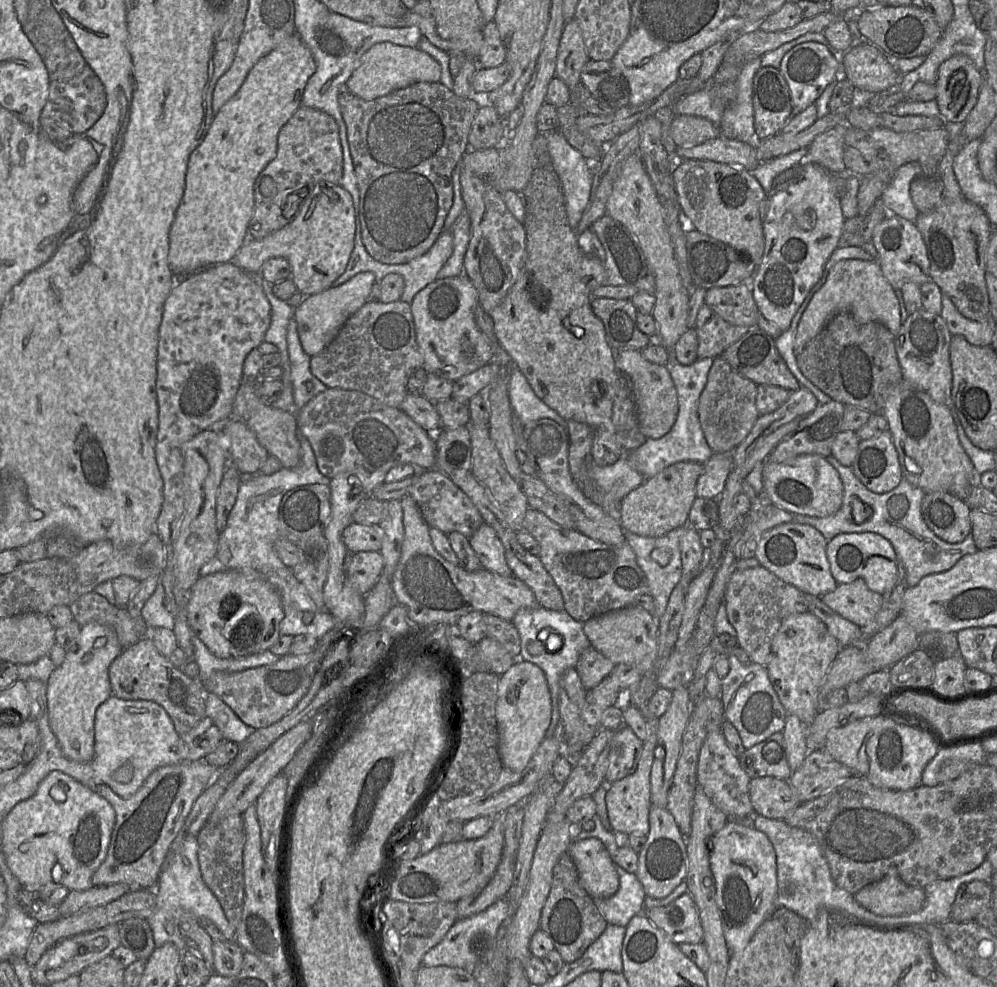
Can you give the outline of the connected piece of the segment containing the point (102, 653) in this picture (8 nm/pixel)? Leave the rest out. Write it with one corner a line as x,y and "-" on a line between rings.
90,622
81,626
77,649
66,652
64,662
51,673
46,683
49,725
65,757
79,762
93,758
96,710
112,695
109,666
122,651
111,627

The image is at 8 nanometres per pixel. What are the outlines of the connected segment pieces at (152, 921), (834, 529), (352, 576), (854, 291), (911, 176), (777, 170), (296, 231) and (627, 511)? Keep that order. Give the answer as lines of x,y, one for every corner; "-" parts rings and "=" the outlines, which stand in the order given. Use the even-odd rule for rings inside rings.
197,836
185,838
171,863
161,871
155,887
155,898
155,909
147,921
156,947
172,943
181,953
186,951
187,946
180,933
179,925
183,920
201,918
211,921
226,941
235,941
236,928
228,922
218,899
202,879
198,861
=
833,456
826,457
826,460
837,470
844,487
840,509
835,514
827,517
794,515
793,522
814,527
827,541
842,533
875,532
880,534
892,544
898,562
904,568
908,587
915,586
923,577
929,574
949,570
964,555
973,554
978,551
972,533
960,543
948,543
937,537
929,529
921,513
921,504
926,493
921,488
913,486
905,477
890,492
878,494
870,491
861,483
853,473
851,466
842,465
-
896,496
905,496
909,502
907,513
898,520
893,519
889,514
889,504
=
361,551
350,555
347,576
351,585
366,595
383,571
384,559
379,551
=
846,259
836,263
829,271
823,286
814,294
798,323
794,352
797,356
827,324
829,319
839,312
849,312
860,323
880,322
893,334
897,334
901,328
901,312
895,289
885,278
881,266
877,260
865,261
860,259
=
919,162
906,163
893,172
889,185
880,197
890,214
915,222
920,212
912,201
910,185
921,175
923,168
=
802,148
783,156
762,161
749,171
760,183
765,193
768,193
773,187
774,178
783,171
804,162
807,153
808,148
=
341,185
315,187
301,204
293,221
263,239
246,241
231,263
249,274
260,274
267,260
284,258
291,267
291,278
298,293
316,295
333,287
333,282
345,272
354,249
355,230
355,212
350,193
-
333,193
339,197
336,202
330,199
=
682,461
645,480
621,502
622,528
643,537
661,537
676,528
684,527
689,521
691,507
697,498
696,484
703,469
704,464

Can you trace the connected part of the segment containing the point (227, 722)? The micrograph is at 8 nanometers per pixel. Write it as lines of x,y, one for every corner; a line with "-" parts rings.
206,693
206,717
211,718
224,739
241,744
256,729
245,724
216,694

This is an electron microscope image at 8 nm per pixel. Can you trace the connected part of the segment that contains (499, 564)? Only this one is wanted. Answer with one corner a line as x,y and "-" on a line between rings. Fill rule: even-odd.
484,522
469,538
469,543
484,569
506,577
513,576
503,544
492,527

